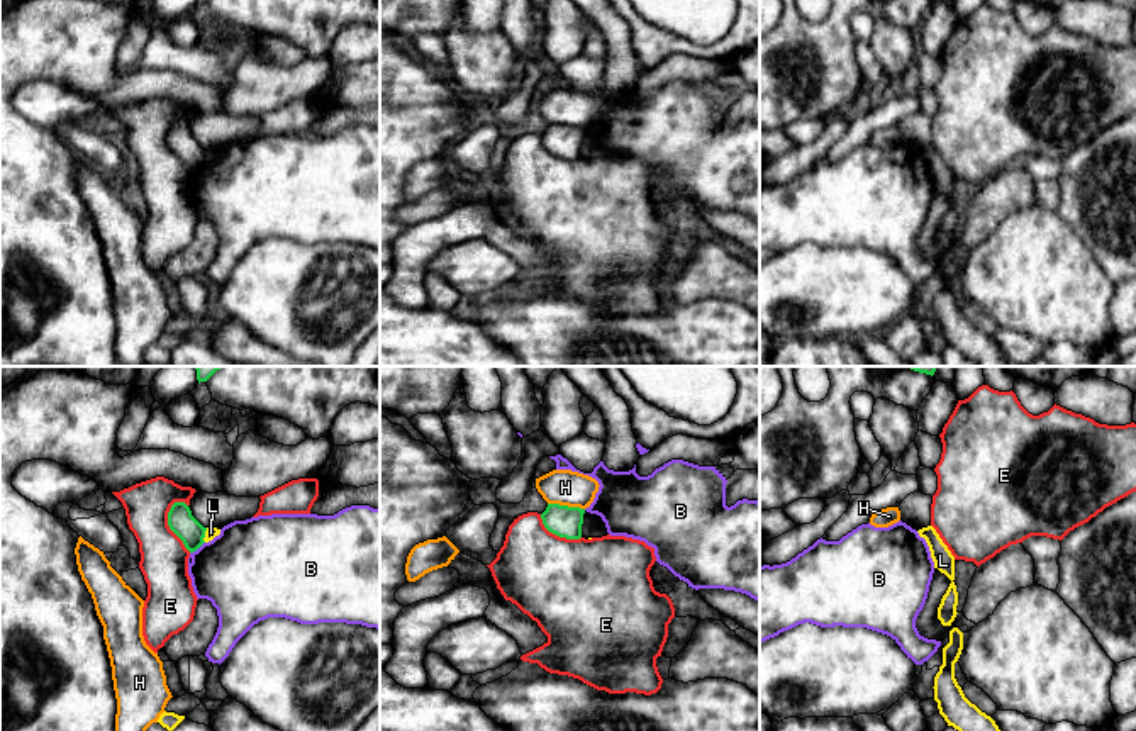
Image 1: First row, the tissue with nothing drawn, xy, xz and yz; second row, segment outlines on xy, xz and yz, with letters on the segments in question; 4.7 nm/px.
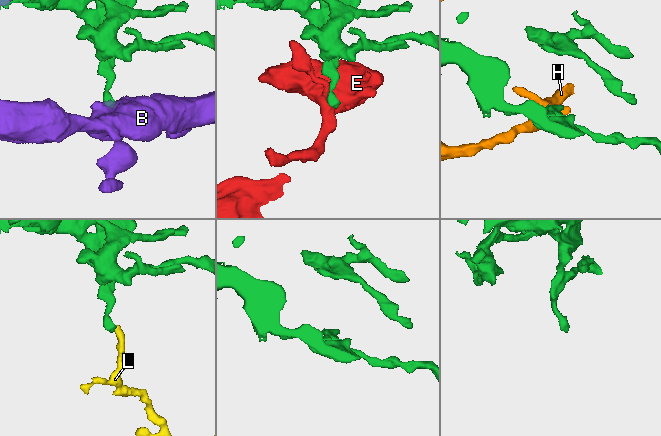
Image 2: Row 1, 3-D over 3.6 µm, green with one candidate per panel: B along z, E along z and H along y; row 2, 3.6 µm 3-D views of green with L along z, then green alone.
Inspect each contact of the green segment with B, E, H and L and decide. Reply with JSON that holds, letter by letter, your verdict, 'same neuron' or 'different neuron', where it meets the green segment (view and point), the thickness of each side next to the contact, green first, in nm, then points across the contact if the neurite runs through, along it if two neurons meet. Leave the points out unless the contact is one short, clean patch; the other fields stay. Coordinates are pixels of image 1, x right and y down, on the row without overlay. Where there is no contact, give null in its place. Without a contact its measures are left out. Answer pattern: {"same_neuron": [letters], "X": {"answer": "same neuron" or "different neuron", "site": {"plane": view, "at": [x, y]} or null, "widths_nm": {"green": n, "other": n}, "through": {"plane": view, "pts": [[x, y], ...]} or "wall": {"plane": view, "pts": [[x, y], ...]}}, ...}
{"same_neuron": [], "B": {"answer": "different neuron", "site": {"plane": "xy", "at": [197, 168]}, "widths_nm": {"green": 120, "other": 420}}, "E": {"answer": "different neuron", "site": {"plane": "xy", "at": [168, 145]}, "widths_nm": {"green": 120, "other": 220}}, "H": {"answer": "different neuron", "site": {"plane": "xz", "at": [567, 126]}, "widths_nm": {"green": 150, "other": 170}}, "L": {"answer": "different neuron", "site": {"plane": "xy", "at": [204, 155]}, "widths_nm": {"green": 120, "other": 60}, "wall": {"plane": "xy", "pts": [[207, 148], [204, 161]]}}}

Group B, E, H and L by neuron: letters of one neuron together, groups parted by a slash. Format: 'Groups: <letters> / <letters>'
Groups: B / E / H / L

